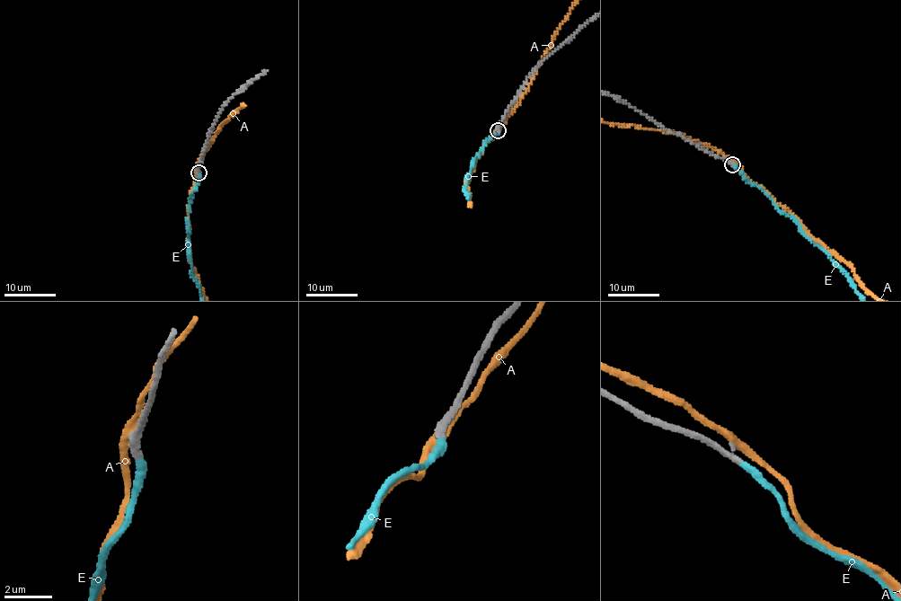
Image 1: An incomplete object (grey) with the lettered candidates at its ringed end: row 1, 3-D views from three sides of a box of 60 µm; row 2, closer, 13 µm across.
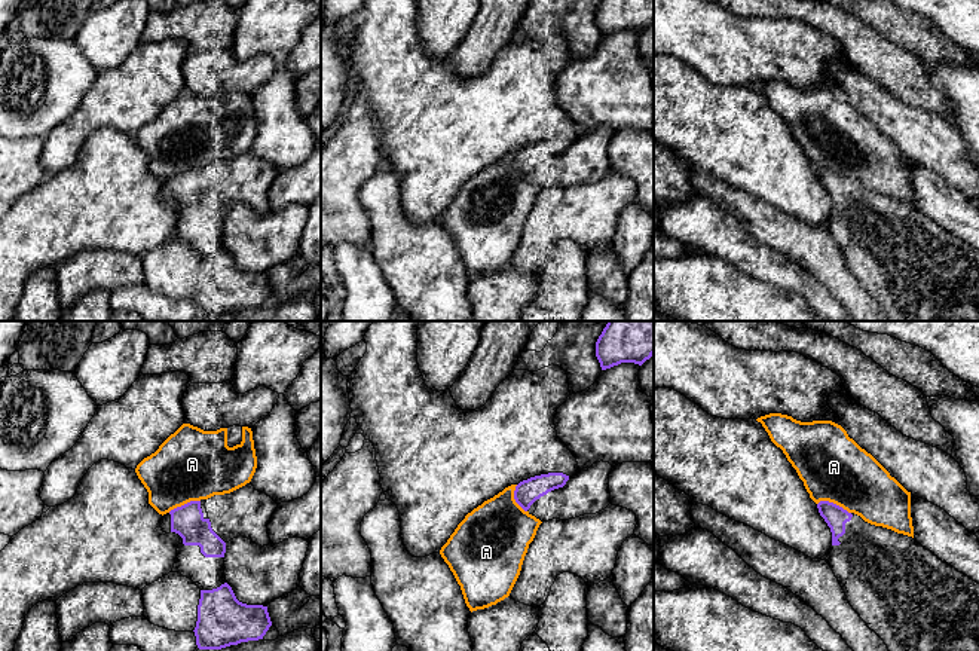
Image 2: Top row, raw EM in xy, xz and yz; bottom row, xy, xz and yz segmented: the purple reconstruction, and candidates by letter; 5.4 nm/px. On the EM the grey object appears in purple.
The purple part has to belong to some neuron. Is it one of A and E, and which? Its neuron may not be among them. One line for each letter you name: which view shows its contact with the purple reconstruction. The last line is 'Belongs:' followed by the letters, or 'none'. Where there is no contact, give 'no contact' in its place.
E: no contact
Belongs: E

